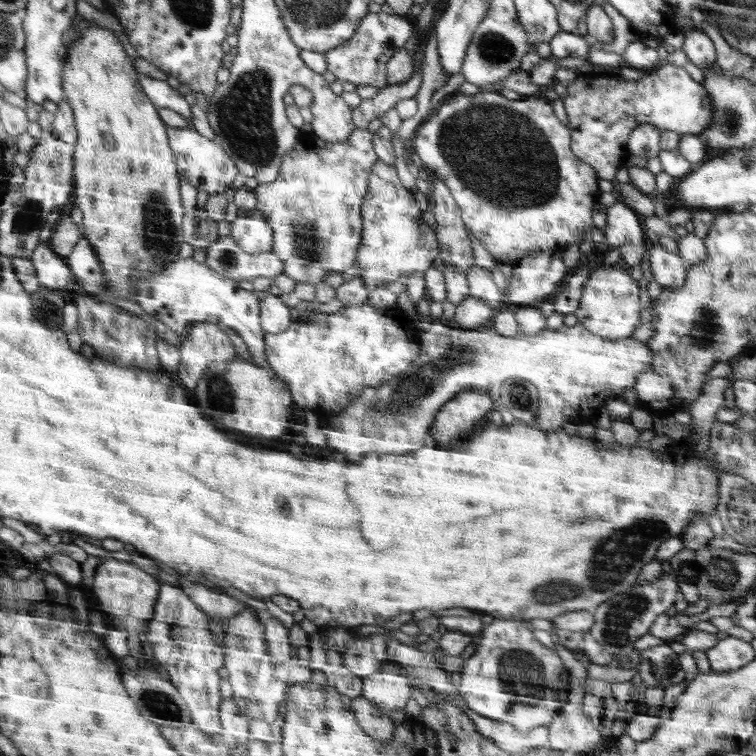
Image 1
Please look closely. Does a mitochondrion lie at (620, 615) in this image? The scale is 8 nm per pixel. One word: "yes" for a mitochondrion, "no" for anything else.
yes

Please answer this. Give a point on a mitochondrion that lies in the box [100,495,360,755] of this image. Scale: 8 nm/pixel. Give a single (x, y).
(157, 703)

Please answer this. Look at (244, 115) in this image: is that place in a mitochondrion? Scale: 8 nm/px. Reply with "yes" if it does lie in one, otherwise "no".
yes

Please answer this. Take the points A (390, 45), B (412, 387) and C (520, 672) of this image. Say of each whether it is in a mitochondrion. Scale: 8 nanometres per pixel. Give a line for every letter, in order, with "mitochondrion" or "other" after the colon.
A: other
B: mitochondrion
C: mitochondrion

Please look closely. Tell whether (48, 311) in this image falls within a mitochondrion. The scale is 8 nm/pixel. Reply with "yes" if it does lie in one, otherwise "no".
yes

